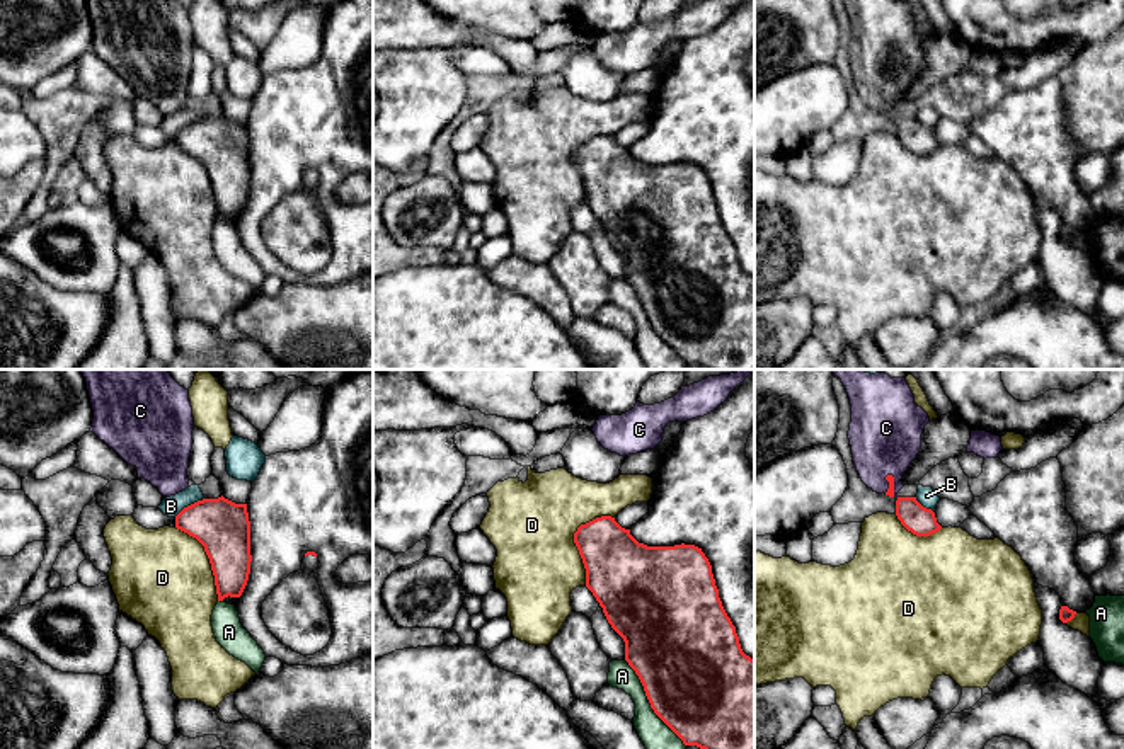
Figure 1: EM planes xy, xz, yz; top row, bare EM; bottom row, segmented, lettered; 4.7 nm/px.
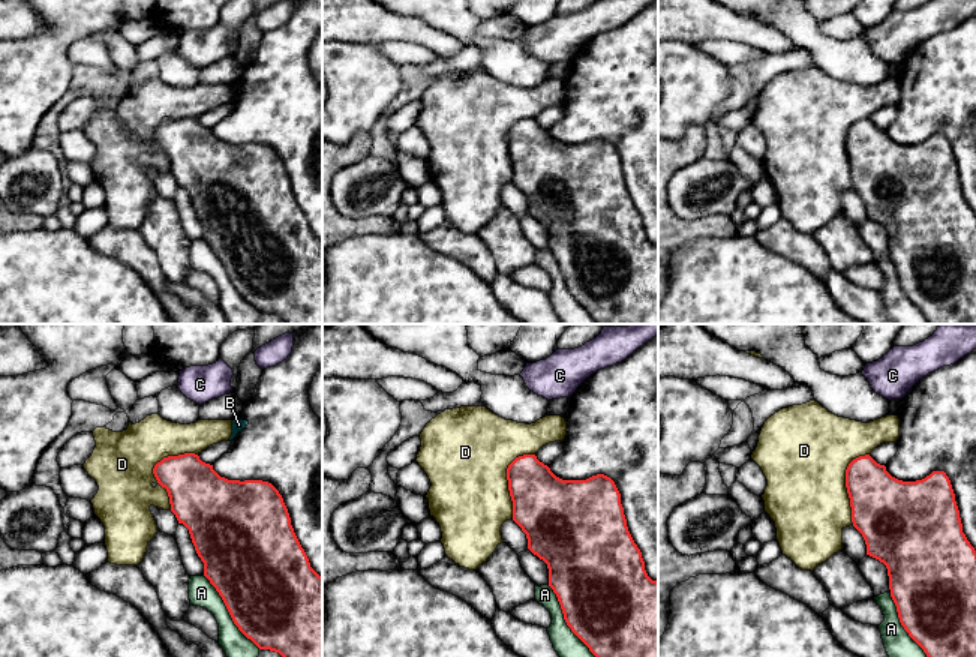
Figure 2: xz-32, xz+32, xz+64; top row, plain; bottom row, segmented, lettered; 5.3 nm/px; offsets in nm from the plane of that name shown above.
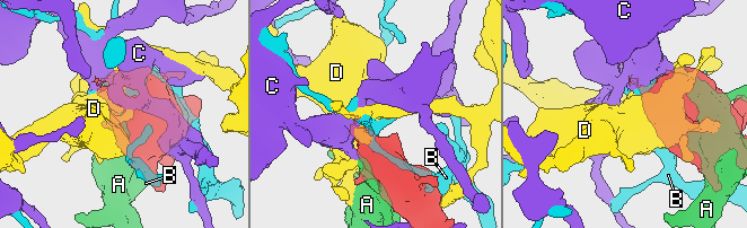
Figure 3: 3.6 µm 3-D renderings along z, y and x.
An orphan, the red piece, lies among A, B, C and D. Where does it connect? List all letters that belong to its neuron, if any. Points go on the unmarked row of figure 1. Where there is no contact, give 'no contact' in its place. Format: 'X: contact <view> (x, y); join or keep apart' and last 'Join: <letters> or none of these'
A: contact xz (649, 320); keep apart
B: contact xy (188, 125); keep apart
C: contact yz (888, 99); join
D: contact xz (574, 159); keep apart
Join: C

